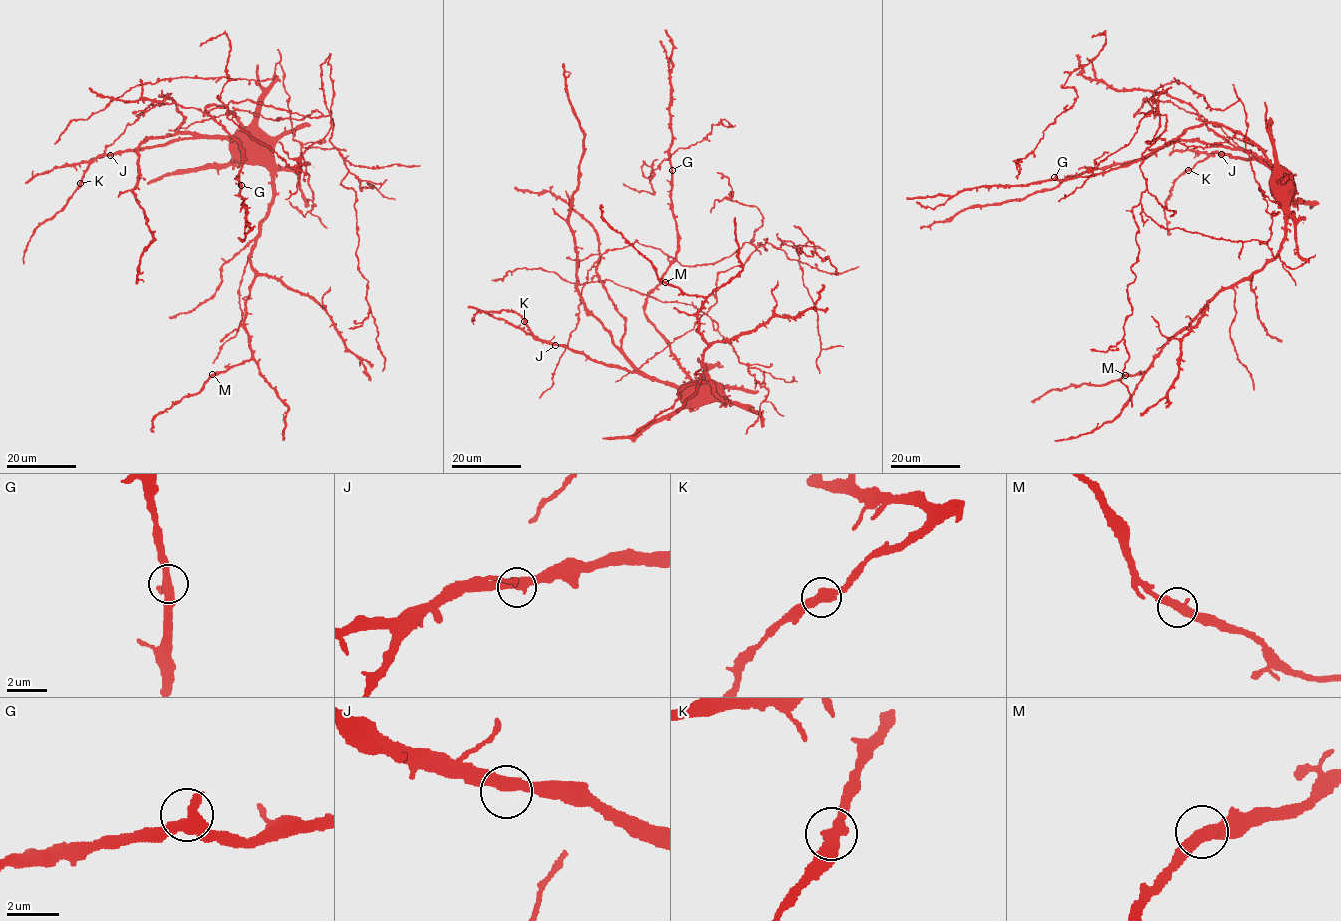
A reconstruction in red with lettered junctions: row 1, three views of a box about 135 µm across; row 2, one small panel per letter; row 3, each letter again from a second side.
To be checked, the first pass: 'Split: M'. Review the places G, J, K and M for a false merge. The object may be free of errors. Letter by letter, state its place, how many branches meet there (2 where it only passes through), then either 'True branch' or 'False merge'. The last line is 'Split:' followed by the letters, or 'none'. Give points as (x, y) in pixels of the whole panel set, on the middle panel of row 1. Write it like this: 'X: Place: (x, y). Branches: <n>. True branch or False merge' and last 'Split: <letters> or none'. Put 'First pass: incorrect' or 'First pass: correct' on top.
First pass: incorrect
G: Place: (672, 170). Branches: 2. True branch
J: Place: (555, 345). Branches: 2. True branch
K: Place: (524, 321). Branches: 2. True branch
M: Place: (665, 282). Branches: 2. True branch
Split: none

